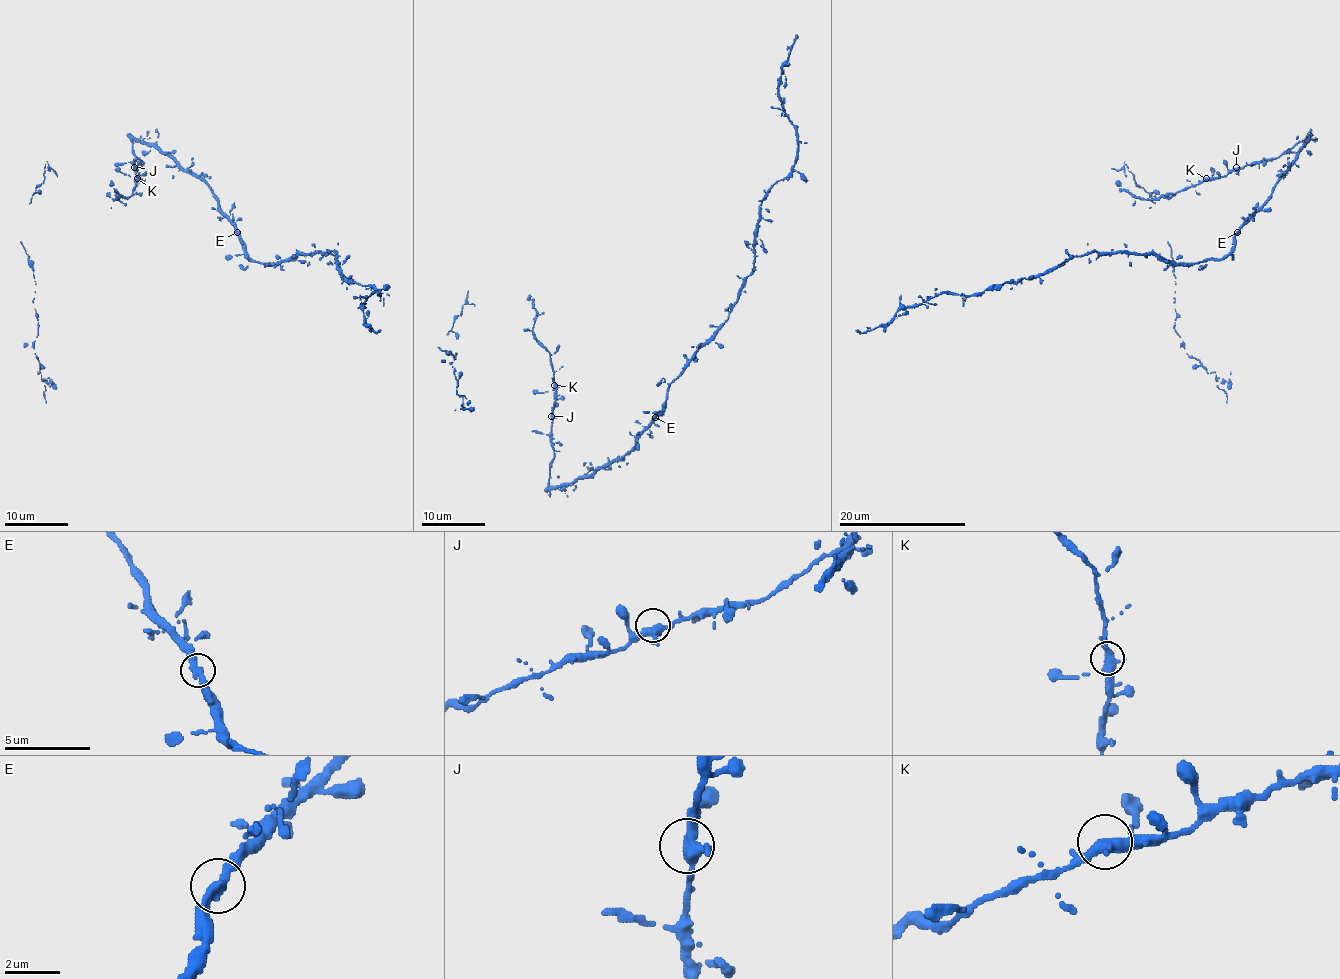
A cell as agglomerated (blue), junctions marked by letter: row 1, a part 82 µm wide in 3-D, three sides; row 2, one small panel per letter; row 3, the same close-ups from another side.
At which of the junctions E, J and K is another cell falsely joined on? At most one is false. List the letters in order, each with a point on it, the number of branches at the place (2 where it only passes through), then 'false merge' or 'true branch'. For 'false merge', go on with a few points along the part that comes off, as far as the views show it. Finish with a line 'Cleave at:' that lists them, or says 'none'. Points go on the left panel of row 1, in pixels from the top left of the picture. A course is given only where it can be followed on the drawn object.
E: (237, 232) | 2 | true branch
J: (134, 167) | 3 | true branch
K: (137, 178) | 2 | true branch
Cleave at: none

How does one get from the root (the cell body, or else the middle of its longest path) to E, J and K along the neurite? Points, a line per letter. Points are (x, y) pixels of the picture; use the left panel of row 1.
E: (149, 143), (168, 153), (208, 186), (218, 202), (218, 210), (237, 232)
J: (149, 143), (132, 140), (132, 153), (137, 157), (134, 167)
K: (149, 143), (132, 140), (132, 153), (137, 157), (134, 161), (137, 178)

